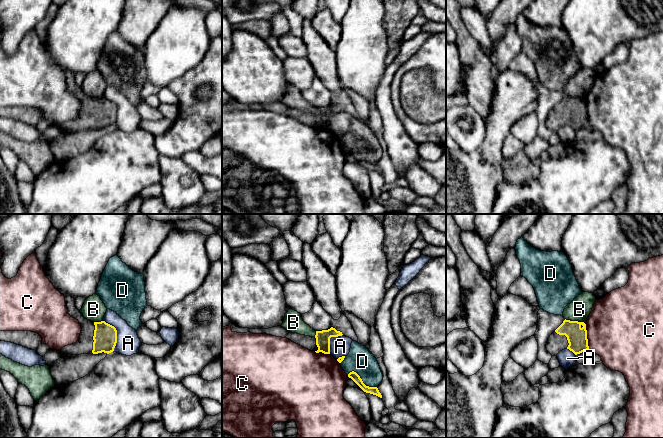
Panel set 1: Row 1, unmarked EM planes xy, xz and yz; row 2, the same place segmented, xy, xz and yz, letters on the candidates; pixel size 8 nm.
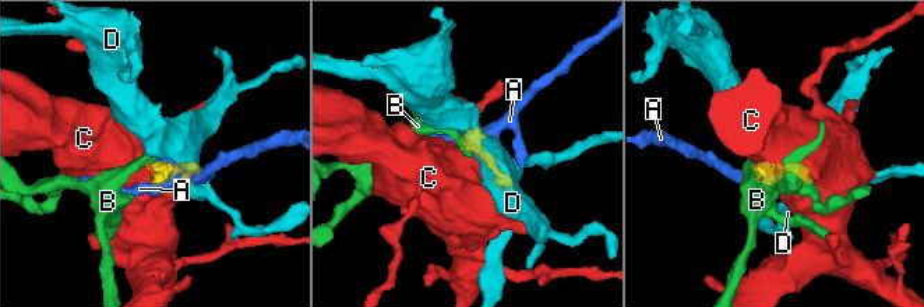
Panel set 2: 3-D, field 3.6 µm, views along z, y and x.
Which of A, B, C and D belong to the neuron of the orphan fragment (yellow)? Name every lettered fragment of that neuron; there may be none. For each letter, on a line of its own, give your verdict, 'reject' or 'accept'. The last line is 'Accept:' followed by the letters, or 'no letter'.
A: reject
B: reject
C: reject
D: reject
Accept: no letter

